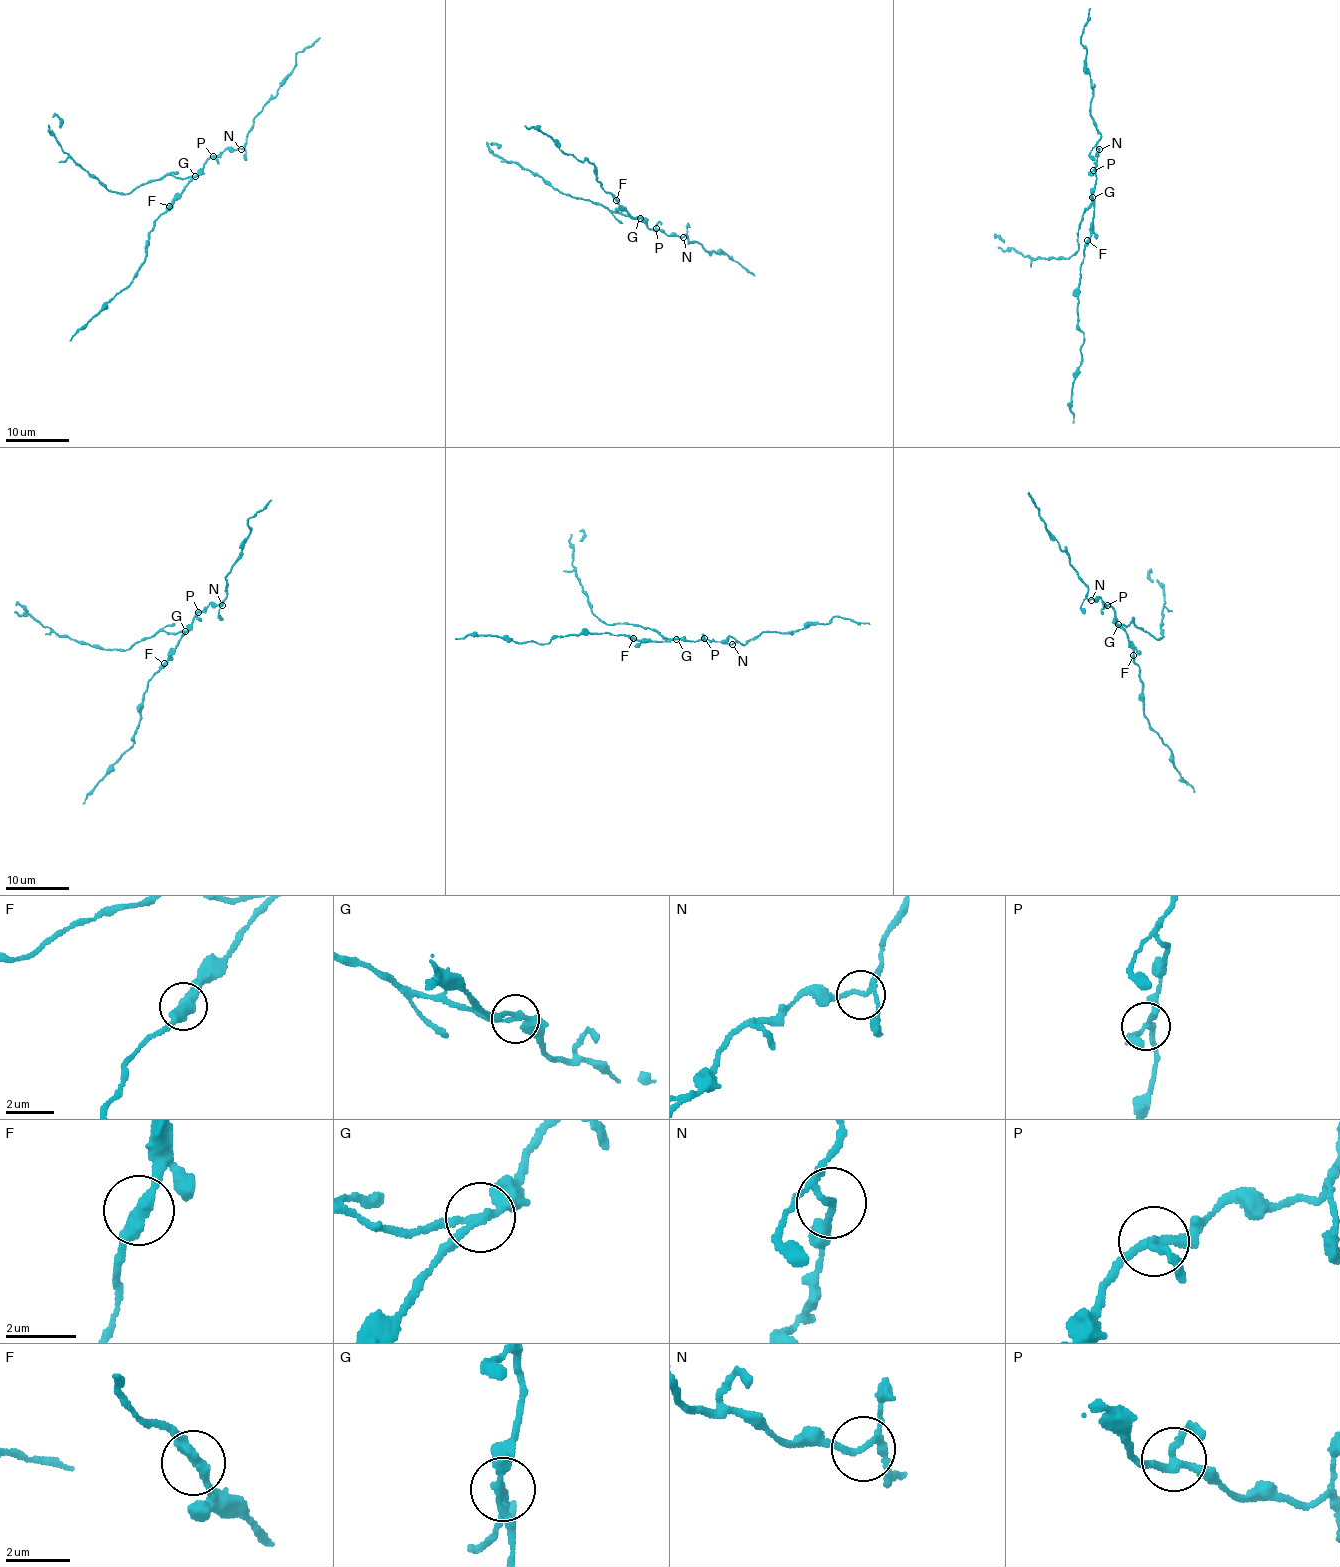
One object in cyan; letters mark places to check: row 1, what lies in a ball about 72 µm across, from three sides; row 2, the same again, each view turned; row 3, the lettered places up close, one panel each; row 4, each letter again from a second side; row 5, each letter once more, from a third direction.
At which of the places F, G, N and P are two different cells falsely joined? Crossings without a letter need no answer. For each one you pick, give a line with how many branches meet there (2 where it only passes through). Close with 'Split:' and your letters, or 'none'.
G: Branches: 3
Split: G

